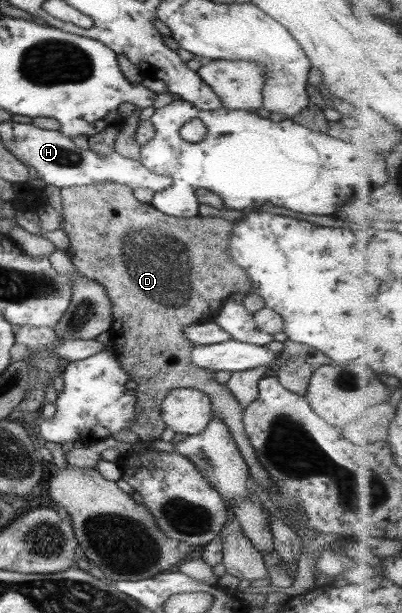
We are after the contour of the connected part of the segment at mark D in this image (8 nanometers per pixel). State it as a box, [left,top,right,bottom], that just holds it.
[60,183,343,597]

